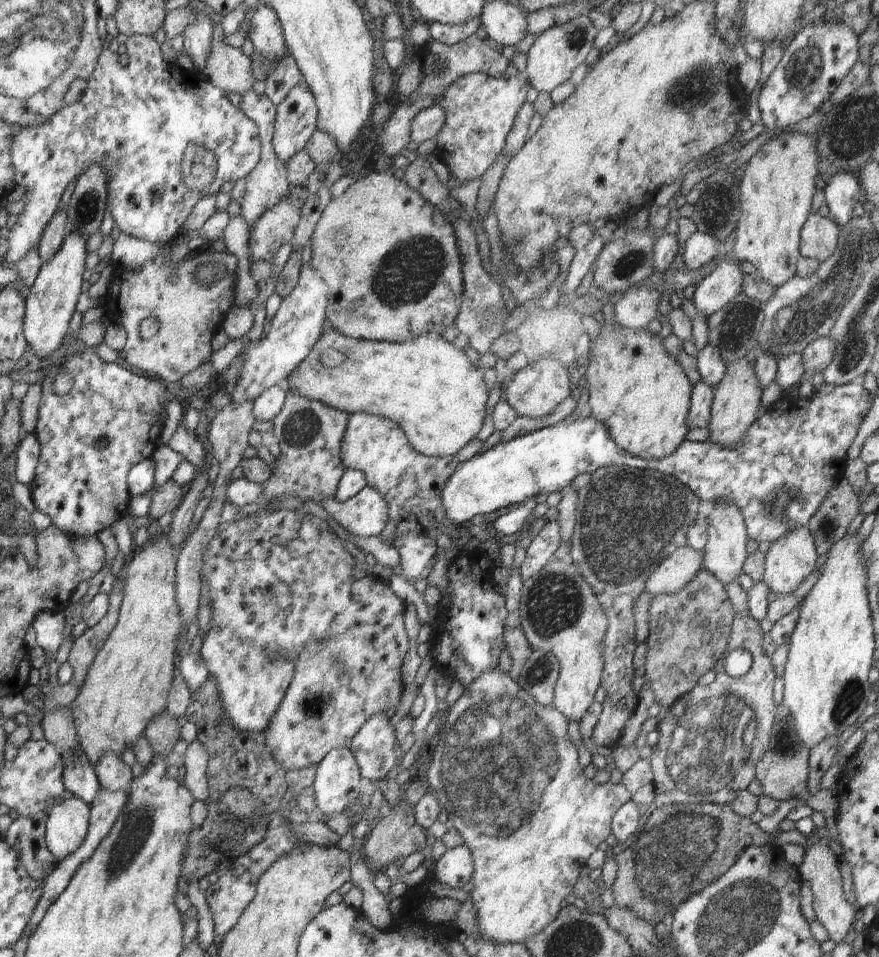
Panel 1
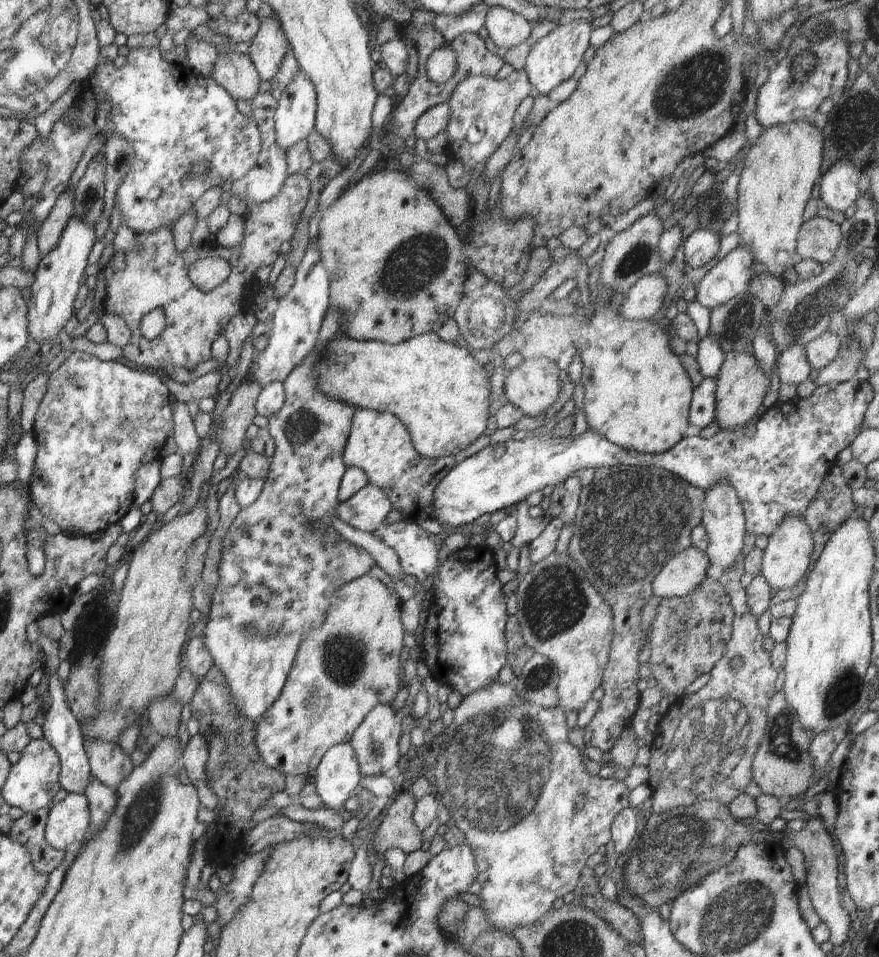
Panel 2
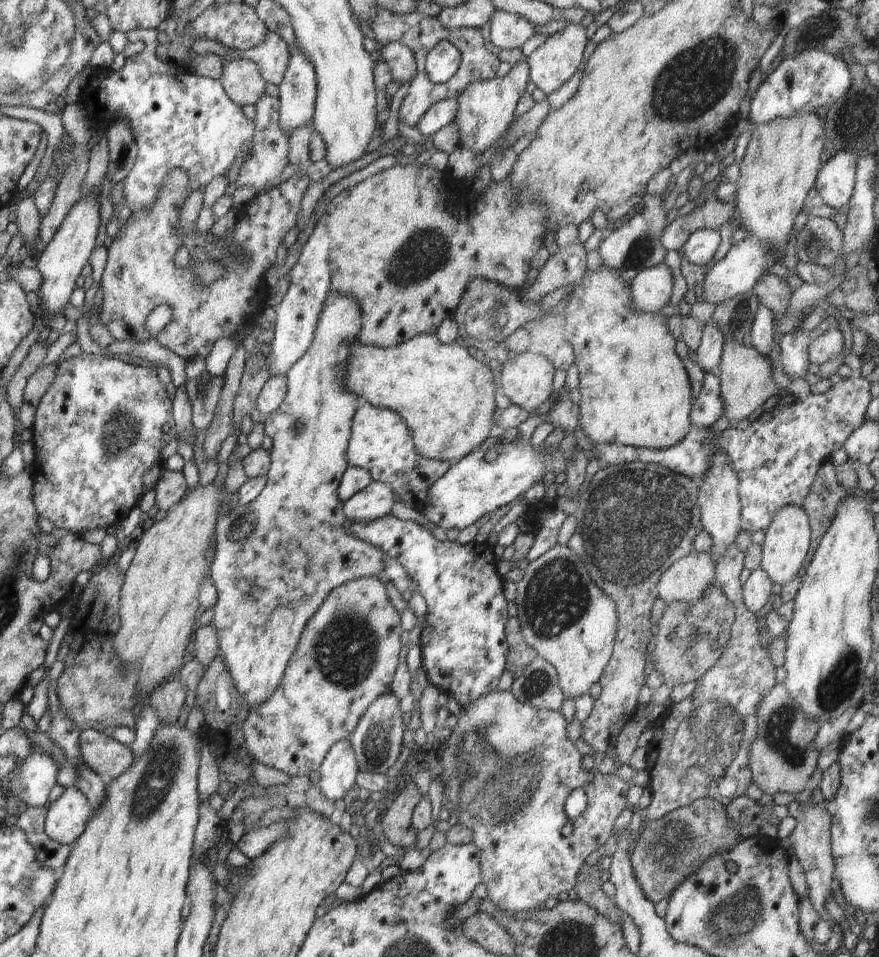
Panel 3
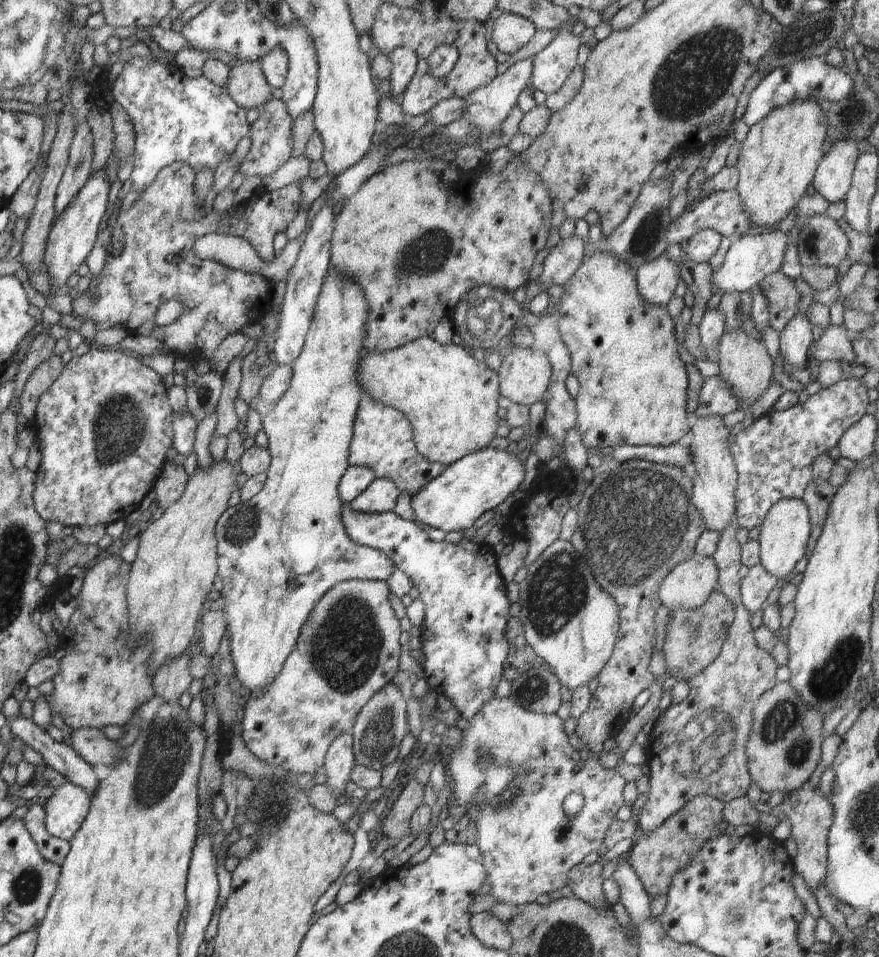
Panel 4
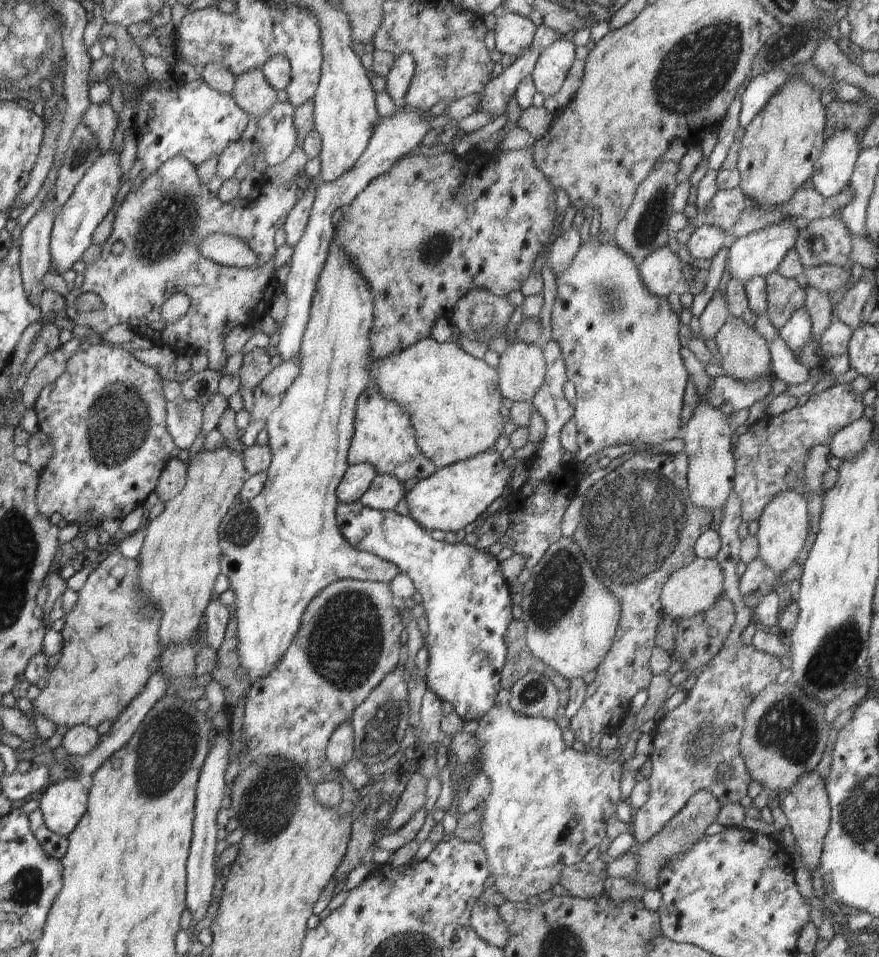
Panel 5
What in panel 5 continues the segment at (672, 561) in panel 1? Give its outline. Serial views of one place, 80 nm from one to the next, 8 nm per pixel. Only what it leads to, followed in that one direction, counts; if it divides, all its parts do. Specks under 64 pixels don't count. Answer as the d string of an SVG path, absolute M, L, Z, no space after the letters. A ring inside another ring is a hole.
M697 557L688 566L673 572L662 587L660 600L664 614L678 622L708 611L724 596L723 580L724 573L715 558L704 560Z

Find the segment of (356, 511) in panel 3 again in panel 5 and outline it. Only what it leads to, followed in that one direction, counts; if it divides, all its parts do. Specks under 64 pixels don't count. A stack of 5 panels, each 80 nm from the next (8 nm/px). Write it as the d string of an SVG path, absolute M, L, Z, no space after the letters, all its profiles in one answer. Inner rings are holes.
M378 473L359 501L373 509L394 511L405 494L406 486L401 480L388 473Z

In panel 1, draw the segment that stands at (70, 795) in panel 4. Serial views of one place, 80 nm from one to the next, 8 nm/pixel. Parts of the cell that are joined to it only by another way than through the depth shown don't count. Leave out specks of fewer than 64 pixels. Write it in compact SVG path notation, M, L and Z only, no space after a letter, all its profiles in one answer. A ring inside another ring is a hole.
M77 797L60 799L49 807L46 814L48 850L62 861L74 854L86 840L90 824L89 806Z

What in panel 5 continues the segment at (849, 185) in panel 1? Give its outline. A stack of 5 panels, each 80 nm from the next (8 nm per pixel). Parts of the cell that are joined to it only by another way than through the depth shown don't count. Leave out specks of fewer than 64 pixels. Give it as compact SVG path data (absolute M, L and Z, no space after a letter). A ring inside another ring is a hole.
M849 128L836 130L825 143L814 163L812 186L823 197L838 194L849 184L860 152L857 134Z

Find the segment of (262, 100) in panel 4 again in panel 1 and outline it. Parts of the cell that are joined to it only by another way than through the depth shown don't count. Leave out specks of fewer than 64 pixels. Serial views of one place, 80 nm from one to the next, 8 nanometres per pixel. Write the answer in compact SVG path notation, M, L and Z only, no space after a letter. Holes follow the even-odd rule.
M216 24L211 39L210 56L202 72L210 84L224 93L236 92L242 97L253 90L252 61L238 49L224 42L224 32Z

